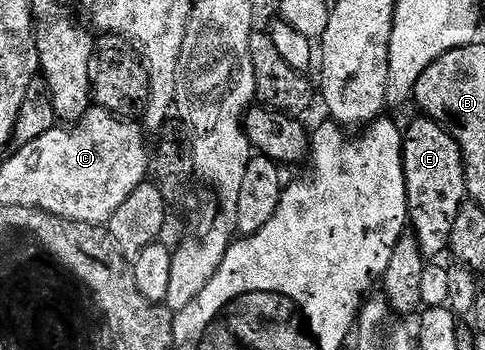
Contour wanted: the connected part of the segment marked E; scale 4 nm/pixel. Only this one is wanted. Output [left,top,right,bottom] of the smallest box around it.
[401,117,467,255]

